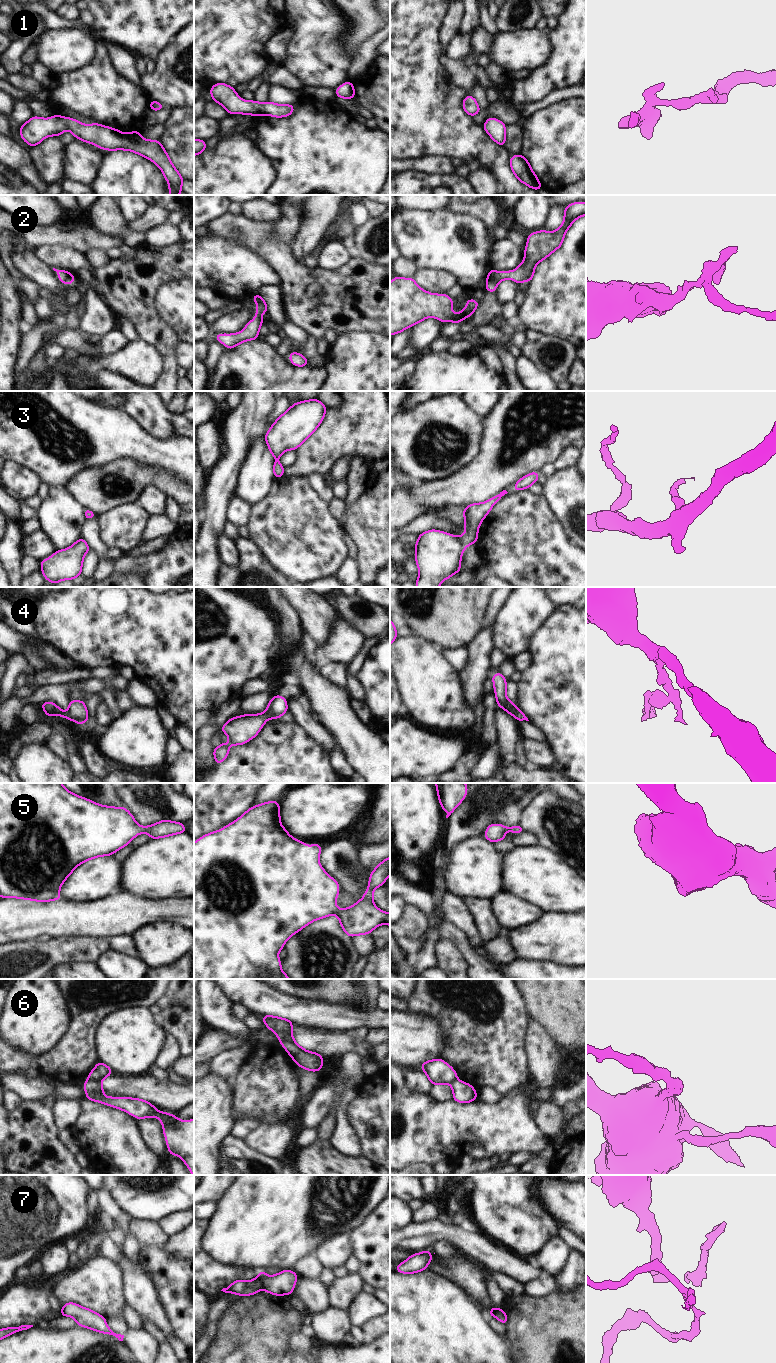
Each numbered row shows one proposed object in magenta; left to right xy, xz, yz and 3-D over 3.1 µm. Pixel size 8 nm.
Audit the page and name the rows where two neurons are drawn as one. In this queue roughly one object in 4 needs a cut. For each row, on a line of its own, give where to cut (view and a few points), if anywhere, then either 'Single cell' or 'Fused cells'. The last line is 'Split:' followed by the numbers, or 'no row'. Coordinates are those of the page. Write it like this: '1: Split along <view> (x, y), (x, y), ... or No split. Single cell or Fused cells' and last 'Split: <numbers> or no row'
1: No split. Single cell
2: No split. Single cell
3: Split along yz (458, 538), (459, 542), (465, 547). Fused cells
4: No split. Single cell
5: No split. Single cell
6: Split along xy (100, 1080), (86, 1082). Fused cells
7: Split along xz (257, 1277), (263, 1288). Fused cells
Split: 3, 6, 7

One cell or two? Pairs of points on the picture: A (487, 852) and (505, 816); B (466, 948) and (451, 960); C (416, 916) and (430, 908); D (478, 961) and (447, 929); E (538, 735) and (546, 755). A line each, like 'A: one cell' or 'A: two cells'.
A: two cells
B: two cells
C: two cells
D: one cell
E: two cells

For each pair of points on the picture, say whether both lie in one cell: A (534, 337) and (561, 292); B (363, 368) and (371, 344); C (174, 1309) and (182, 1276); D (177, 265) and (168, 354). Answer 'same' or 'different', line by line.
A: different
B: same
C: same
D: same

